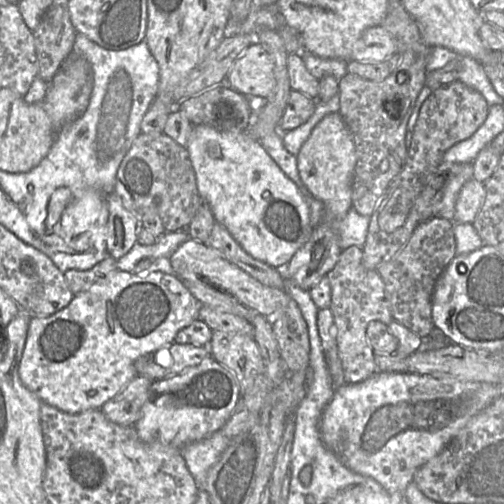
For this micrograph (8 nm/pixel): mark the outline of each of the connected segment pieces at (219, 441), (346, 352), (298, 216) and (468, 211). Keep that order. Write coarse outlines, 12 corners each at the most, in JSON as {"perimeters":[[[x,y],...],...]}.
{"perimeters":[[[217,430],[181,453],[199,487],[231,439]],[[342,250],[326,277],[345,379],[377,367],[366,329],[394,321],[385,285]],[[194,125],[199,195],[283,269],[324,220],[246,132]],[[484,183],[462,186],[454,220],[473,223],[486,199]]]}

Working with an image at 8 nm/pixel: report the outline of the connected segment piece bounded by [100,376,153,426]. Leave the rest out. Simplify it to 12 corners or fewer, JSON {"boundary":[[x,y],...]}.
{"boundary":[[136,376],[100,408],[116,424],[140,417],[152,380]]}

